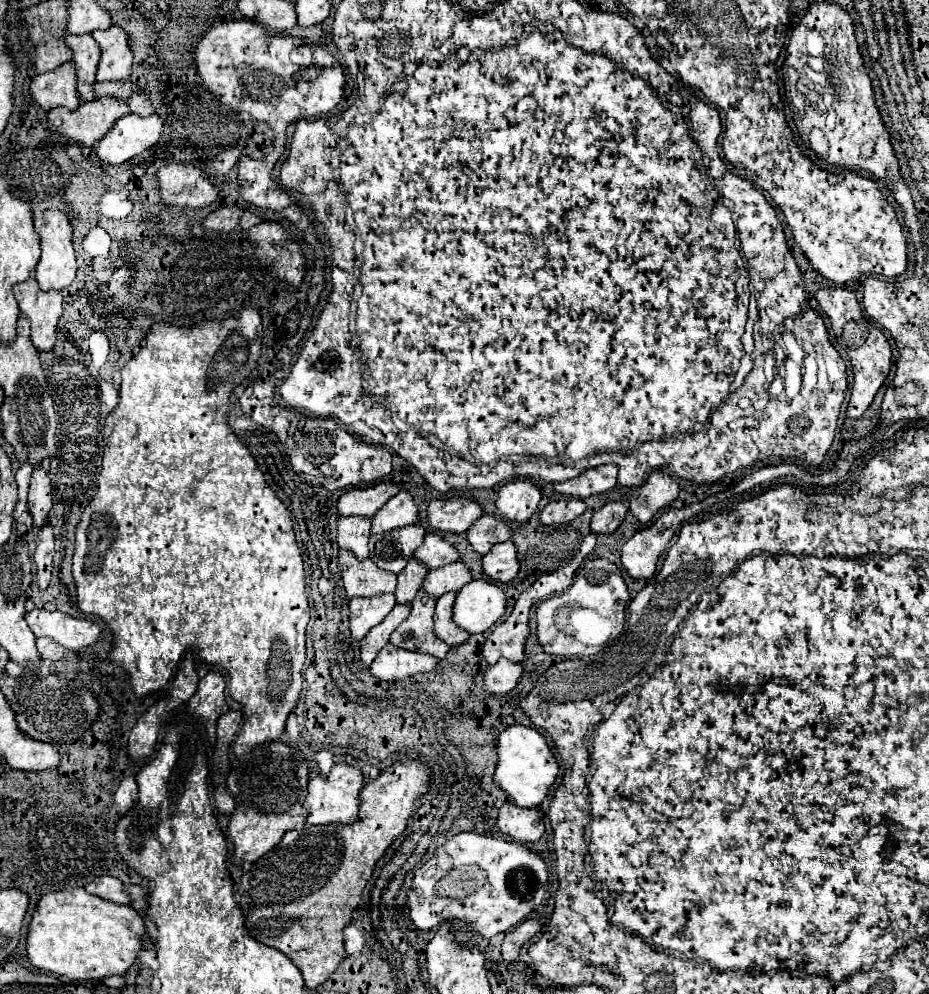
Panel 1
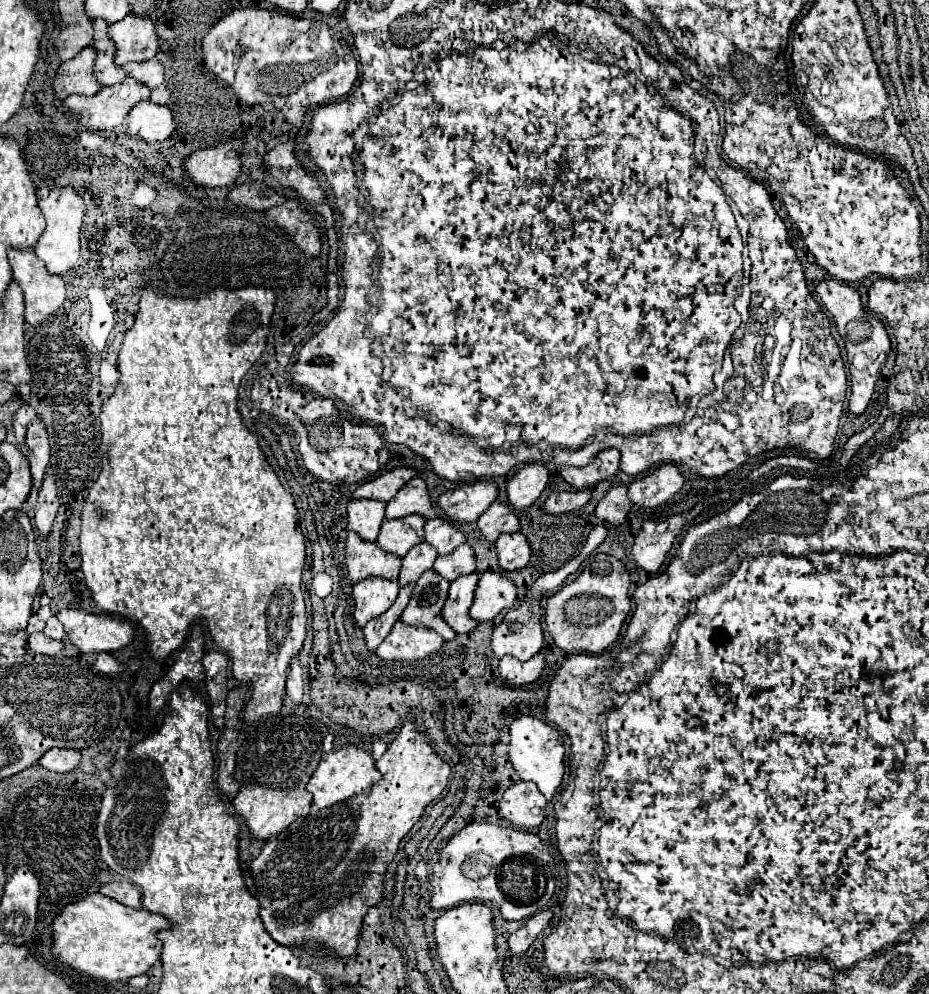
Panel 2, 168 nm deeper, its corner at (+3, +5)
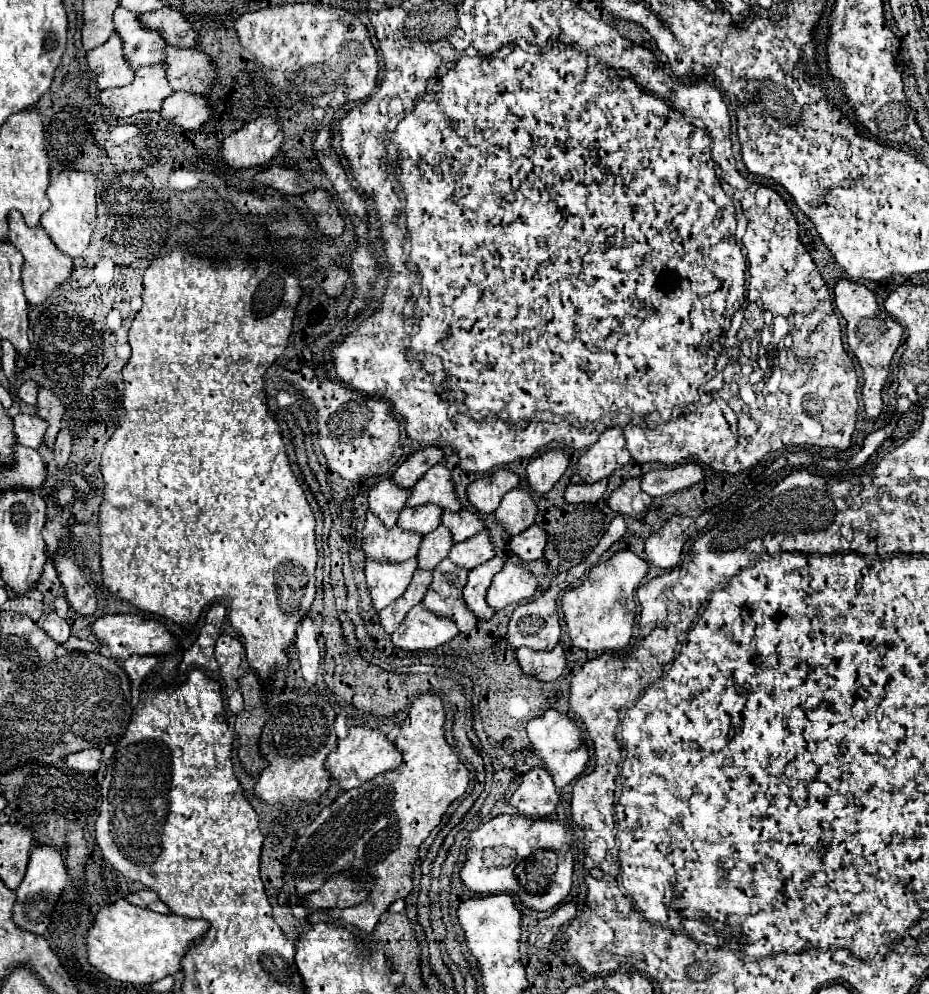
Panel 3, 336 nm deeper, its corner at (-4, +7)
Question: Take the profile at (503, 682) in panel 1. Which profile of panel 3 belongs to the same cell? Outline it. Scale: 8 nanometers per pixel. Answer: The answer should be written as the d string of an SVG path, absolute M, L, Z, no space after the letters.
M557 644L551 652L535 652L527 648L519 648L515 650L515 656L525 674L535 676L537 680L543 682L559 678L565 668L565 650L561 644Z

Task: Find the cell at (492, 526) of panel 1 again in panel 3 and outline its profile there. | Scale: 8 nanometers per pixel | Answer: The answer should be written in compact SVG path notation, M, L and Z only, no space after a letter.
M511 490L503 496L501 506L495 510L497 522L505 528L509 536L515 536L523 530L527 530L537 514L537 506L529 492L525 490Z

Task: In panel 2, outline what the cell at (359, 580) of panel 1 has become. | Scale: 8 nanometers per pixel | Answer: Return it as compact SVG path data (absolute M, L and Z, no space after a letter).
M356 532L348 534L346 542L346 566L352 582L360 582L368 576L380 576L394 580L398 578L402 558L384 552L376 542L366 542L356 536Z

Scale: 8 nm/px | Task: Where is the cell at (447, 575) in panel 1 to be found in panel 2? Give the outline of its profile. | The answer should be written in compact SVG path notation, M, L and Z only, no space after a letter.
M468 544L458 546L454 552L446 556L438 556L434 562L434 570L446 578L446 580L456 580L458 576L472 574L476 572L476 560L474 560L474 550Z

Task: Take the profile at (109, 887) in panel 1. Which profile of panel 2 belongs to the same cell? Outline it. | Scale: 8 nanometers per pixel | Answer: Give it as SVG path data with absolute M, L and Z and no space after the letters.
M114 880L106 886L100 888L100 892L108 898L114 898L130 908L142 908L142 902L140 902L140 888L132 882L126 882L126 880Z

